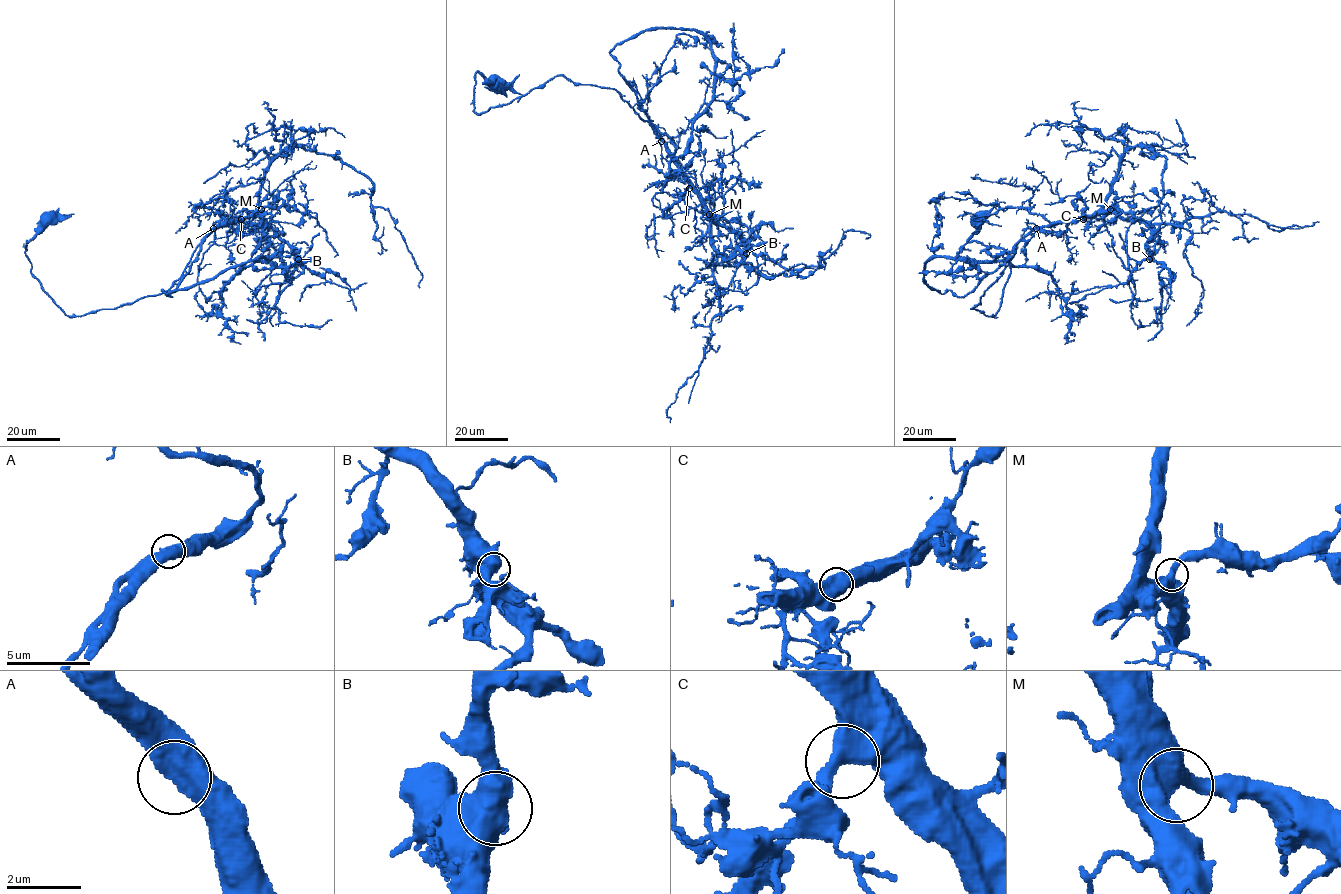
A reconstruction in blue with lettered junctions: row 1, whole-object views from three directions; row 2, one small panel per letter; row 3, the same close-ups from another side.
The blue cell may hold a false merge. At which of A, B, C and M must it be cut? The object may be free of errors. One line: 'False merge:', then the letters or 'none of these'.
False merge: none of these

